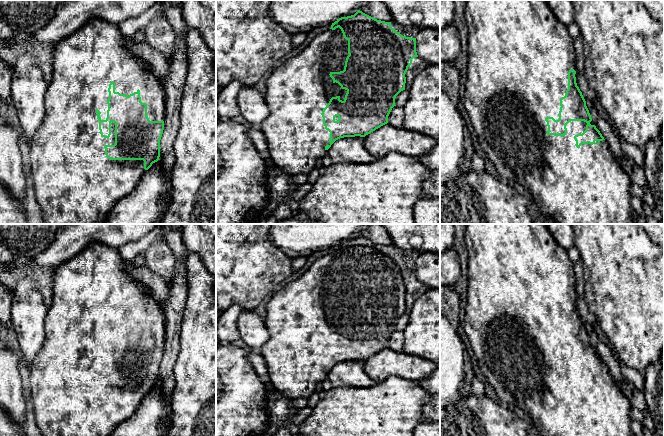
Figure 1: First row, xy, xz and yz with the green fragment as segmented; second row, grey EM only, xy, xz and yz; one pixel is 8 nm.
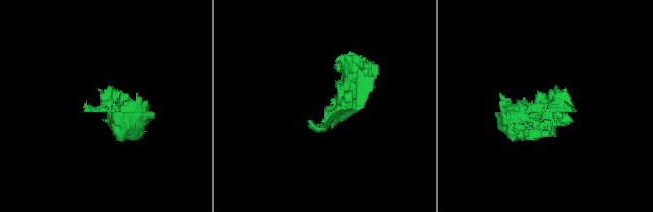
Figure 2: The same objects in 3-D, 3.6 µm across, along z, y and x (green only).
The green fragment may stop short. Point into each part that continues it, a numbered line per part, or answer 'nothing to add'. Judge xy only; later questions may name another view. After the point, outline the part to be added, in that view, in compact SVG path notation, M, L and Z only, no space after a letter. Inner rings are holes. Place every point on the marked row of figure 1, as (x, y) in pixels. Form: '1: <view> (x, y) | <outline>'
1: xy (74, 182) | M95 18L53 46L52 78L44 96L44 121L29 141L34 193L47 224L103 224L114 205L133 191L146 172L143 160L110 160L106 157L104 146L115 144L115 123L111 122L110 137L102 137L96 113L98 109L101 120L106 120L108 88L114 82L115 92L120 94L129 96L140 90L141 102L147 104L150 121L165 120L165 96L159 76L154 74L146 59L128 48L129 41L117 24Z

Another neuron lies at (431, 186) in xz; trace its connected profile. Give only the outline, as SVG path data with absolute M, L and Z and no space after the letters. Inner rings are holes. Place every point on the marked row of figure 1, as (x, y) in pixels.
M440 169L432 171L431 176L424 181L423 187L428 196L440 198Z

